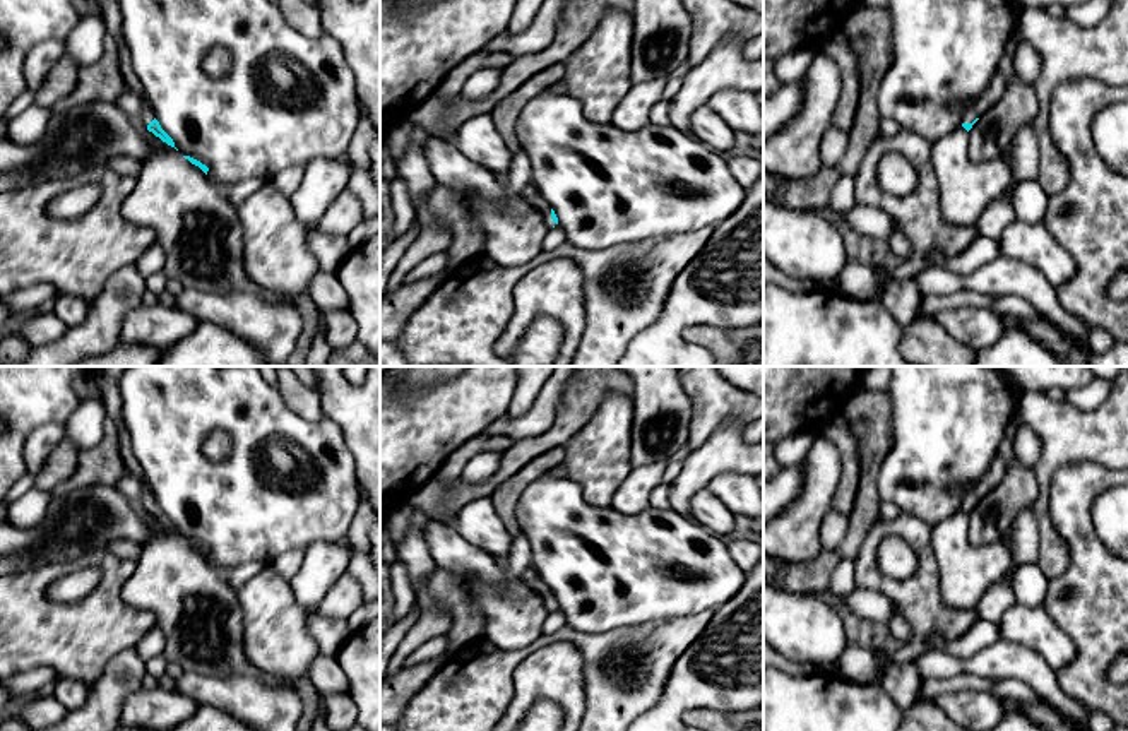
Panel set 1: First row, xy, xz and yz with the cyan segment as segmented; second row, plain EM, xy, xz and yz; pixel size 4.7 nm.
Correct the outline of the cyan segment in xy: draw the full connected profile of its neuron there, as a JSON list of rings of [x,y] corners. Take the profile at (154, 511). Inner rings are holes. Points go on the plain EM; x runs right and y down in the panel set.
[[[147,484],[142,491],[140,503],[147,510],[149,515],[152,515],[156,520],[159,520],[168,529],[175,531],[173,522],[161,512],[159,505],[154,502],[154,496],[152,496],[151,490],[147,488]]]

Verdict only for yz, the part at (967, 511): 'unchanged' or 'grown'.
grown

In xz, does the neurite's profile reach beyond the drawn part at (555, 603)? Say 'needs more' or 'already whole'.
needs more

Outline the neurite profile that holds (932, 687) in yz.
[[[965,673],[955,675],[948,680],[926,678],[921,688],[921,697],[924,700],[935,700],[943,693],[955,693],[962,690],[991,692],[994,681],[996,678],[976,676],[976,675],[965,675]]]

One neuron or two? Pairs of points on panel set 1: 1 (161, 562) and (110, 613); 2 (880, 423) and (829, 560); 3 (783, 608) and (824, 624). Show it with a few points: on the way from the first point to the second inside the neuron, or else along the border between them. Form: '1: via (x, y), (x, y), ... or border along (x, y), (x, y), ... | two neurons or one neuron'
1: border along (134, 562), (122, 598), (148, 610), (156, 624) | two neurons
2: via (870, 457), (866, 507), (858, 528) | one neuron
3: via (793, 618), (798, 624), (813, 624) | one neuron

